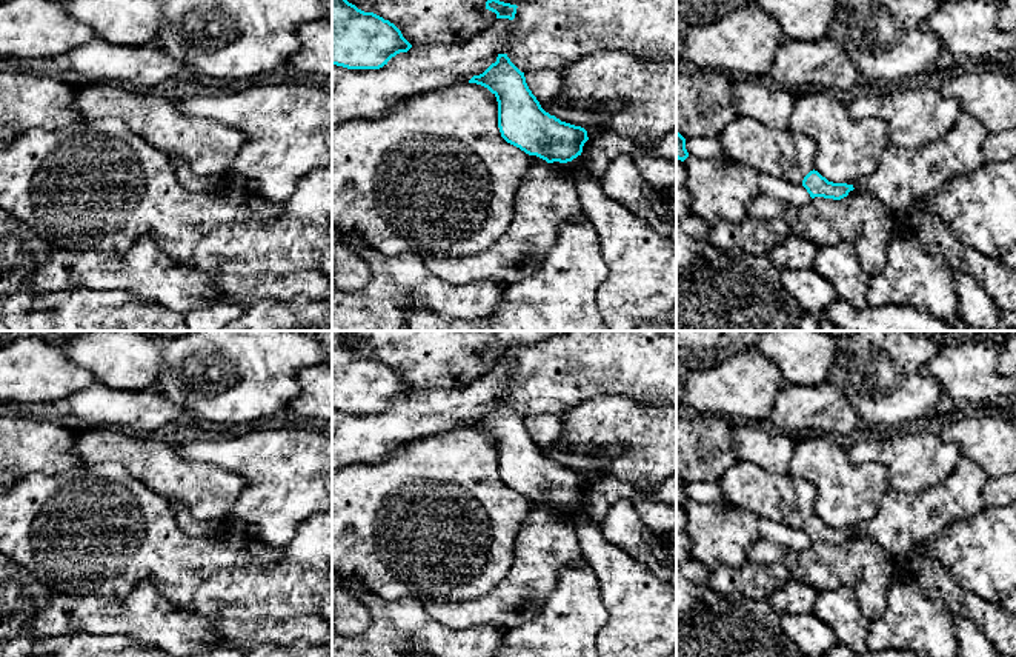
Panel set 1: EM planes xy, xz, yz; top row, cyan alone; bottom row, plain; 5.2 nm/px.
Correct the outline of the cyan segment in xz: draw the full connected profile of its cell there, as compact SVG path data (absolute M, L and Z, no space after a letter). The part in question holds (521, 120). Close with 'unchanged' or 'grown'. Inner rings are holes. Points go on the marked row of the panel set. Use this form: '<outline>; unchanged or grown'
M498 54L496 62L492 63L483 74L473 75L469 83L476 83L487 88L498 102L498 128L501 137L524 151L529 155L536 155L547 163L567 163L581 155L584 143L589 140L587 131L561 122L555 115L546 112L536 97L526 83L524 72L521 72L507 57Z; unchanged

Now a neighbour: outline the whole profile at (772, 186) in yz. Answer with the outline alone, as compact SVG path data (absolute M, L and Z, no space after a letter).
M761 174L761 192L795 205L805 205L812 197L807 189L787 180Z

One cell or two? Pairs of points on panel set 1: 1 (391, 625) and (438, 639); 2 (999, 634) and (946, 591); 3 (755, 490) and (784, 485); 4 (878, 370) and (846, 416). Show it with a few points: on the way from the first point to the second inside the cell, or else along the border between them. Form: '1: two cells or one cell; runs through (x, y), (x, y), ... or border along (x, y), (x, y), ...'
1: one cell; runs through (403, 626), (426, 633)
2: one cell; runs through (986, 620), (970, 605), (959, 602)
3: one cell; runs through (763, 490), (776, 490)
4: two cells; border along (830, 380), (861, 419)

